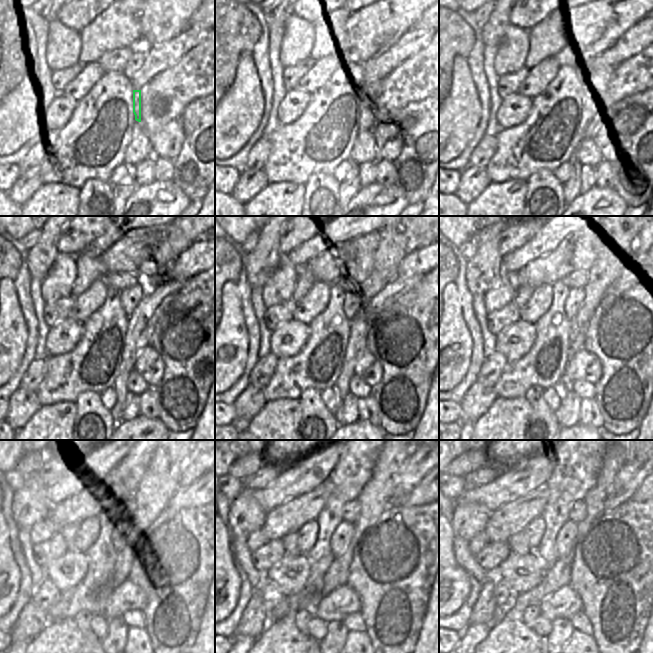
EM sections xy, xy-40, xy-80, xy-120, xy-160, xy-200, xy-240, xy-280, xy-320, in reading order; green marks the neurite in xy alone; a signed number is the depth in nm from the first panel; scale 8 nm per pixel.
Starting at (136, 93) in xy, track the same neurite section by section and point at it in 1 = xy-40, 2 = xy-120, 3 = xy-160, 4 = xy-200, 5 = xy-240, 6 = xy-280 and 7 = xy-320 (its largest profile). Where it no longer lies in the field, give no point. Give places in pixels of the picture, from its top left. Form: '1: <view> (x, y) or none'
1: xy-40 (364, 88)
2: xy-120 (136, 340)
3: xy-160 (357, 342)
4: xy-200 (635, 274)
5: xy-240 (194, 495)
6: xy-280 (418, 496)
7: xy-320 (642, 494)

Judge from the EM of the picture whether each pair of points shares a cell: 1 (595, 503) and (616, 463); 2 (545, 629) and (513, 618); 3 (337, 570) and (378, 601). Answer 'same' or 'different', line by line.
1: same
2: different
3: different

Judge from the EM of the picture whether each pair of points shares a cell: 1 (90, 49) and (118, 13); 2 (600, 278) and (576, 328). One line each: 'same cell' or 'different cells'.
1: same cell
2: same cell

